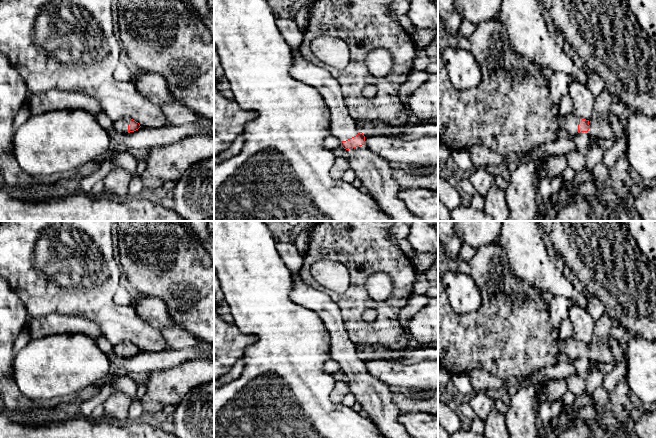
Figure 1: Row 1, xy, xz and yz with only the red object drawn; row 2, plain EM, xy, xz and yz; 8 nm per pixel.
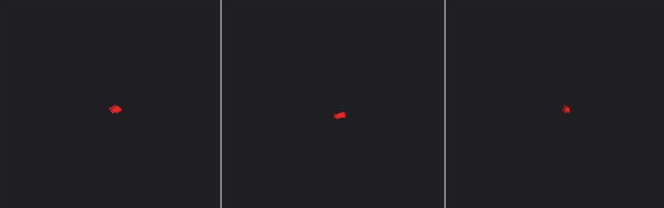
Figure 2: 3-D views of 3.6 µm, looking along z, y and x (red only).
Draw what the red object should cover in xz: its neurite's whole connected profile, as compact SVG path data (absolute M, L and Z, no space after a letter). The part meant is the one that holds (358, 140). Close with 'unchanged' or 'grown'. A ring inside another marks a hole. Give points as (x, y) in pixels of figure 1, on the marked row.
M292 50L292 63L290 75L298 81L311 85L323 97L330 112L330 134L341 140L341 147L349 154L348 163L350 170L361 181L362 189L370 194L378 204L380 210L387 214L393 221L421 221L406 207L405 203L398 198L400 187L392 176L390 162L379 154L372 152L367 146L365 136L356 125L344 103L341 86L331 75L327 67L317 66L303 57L299 50Z; grown

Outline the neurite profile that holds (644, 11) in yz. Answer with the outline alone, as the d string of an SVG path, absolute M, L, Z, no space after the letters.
M627 0L627 5L642 33L656 43L656 0Z

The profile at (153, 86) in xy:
M140 71L134 85L143 96L160 108L163 104L180 103L170 92L165 78L160 74Z

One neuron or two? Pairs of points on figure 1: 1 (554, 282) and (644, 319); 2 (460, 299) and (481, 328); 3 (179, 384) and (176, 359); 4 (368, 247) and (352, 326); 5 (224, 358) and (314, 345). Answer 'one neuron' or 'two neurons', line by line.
1: two neurons
2: two neurons
3: two neurons
4: one neuron
5: two neurons

